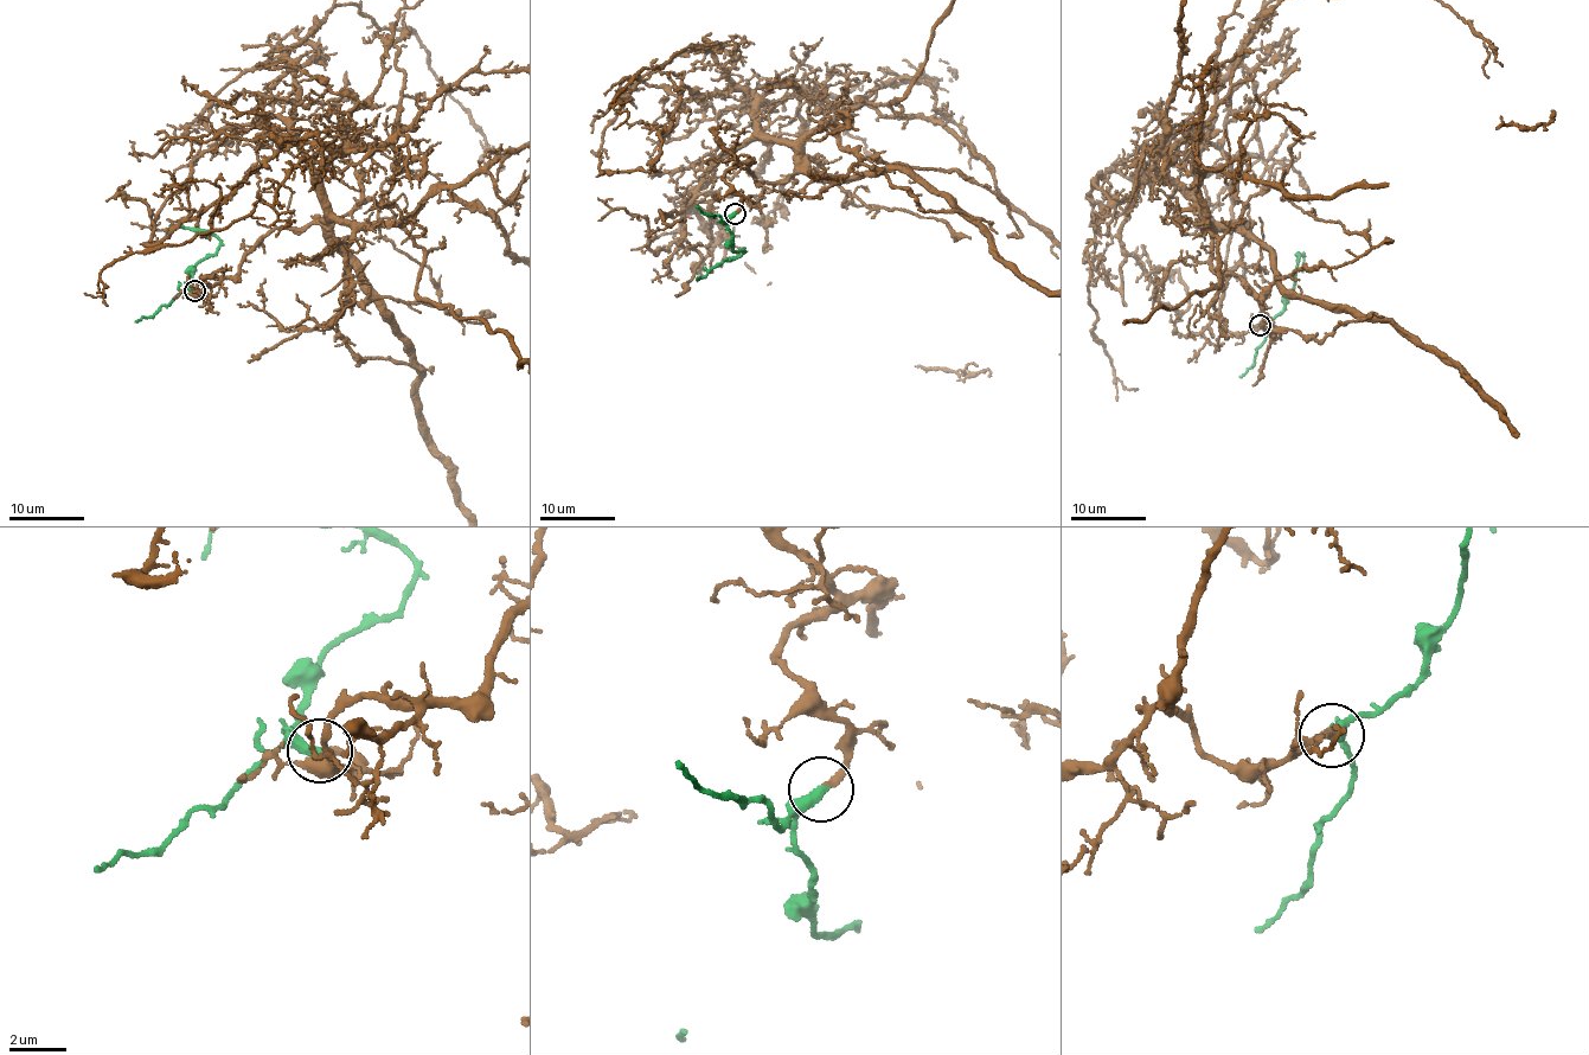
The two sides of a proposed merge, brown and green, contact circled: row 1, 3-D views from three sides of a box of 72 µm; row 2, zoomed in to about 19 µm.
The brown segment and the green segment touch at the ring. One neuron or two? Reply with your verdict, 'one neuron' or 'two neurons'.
one neuron

